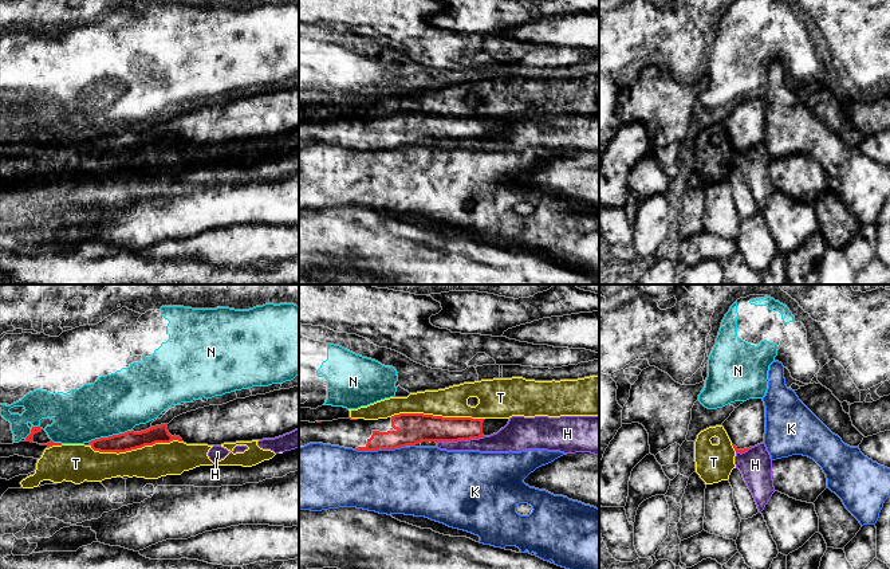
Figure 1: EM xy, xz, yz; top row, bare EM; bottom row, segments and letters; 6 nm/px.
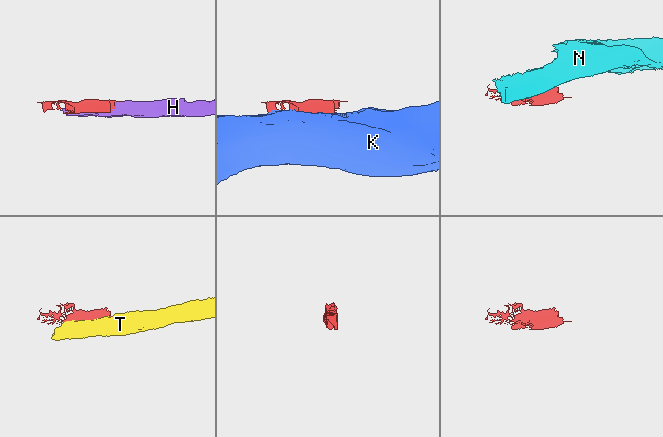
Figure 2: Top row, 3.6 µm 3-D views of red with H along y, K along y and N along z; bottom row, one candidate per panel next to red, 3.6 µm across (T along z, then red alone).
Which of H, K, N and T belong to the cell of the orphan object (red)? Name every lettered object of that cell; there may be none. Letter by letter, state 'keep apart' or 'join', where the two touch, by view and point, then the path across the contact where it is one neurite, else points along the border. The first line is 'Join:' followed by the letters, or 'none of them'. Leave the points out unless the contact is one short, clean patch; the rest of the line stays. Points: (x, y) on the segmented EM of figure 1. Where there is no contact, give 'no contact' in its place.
Join: none of them
H: keep apart | xz (460, 439)
K: keep apart | xz (379, 448)
N: keep apart | xy (110, 436)
T: keep apart | xz (437, 416)

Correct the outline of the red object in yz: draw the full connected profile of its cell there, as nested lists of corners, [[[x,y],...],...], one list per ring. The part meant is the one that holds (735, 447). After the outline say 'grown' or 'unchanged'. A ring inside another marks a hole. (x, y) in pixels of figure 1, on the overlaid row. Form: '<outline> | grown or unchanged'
[[[749,399],[740,404],[722,423],[736,452],[764,443],[765,405],[763,399]]] | grown

